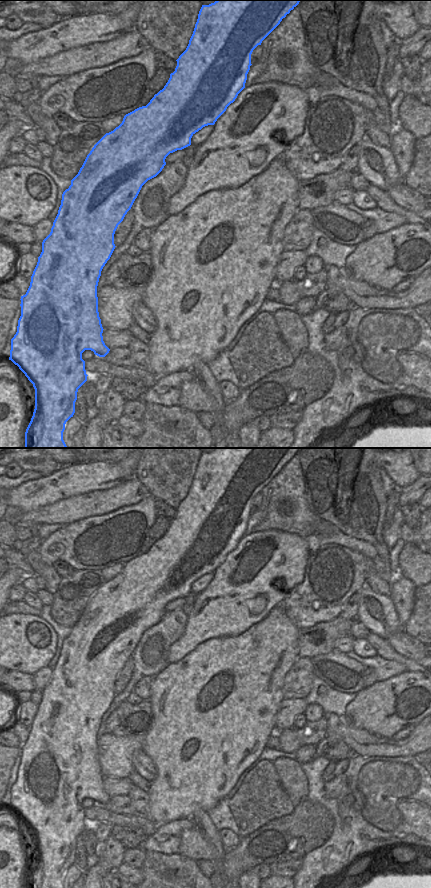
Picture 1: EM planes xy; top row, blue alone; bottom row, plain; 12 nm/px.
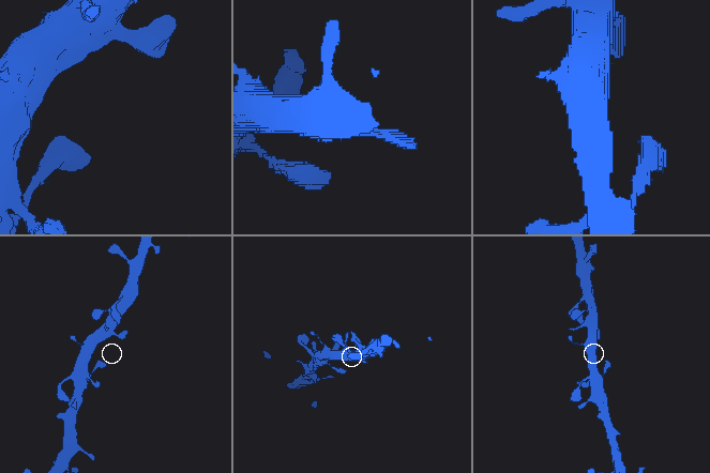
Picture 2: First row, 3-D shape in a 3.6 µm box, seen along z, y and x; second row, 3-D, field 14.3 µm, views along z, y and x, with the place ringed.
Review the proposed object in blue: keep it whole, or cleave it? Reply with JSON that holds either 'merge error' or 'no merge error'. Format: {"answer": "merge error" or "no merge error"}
{"answer": "no merge error"}

